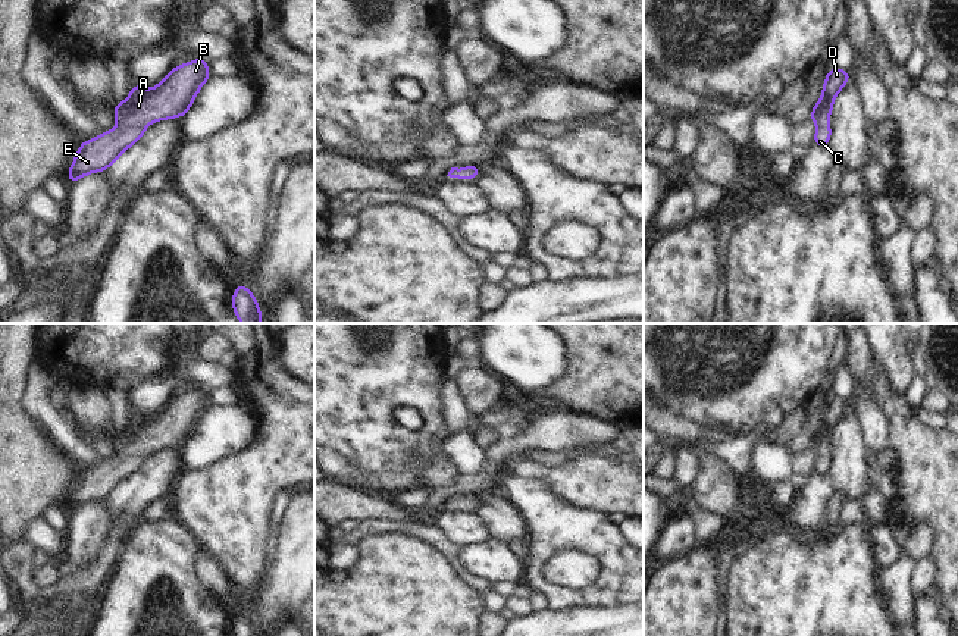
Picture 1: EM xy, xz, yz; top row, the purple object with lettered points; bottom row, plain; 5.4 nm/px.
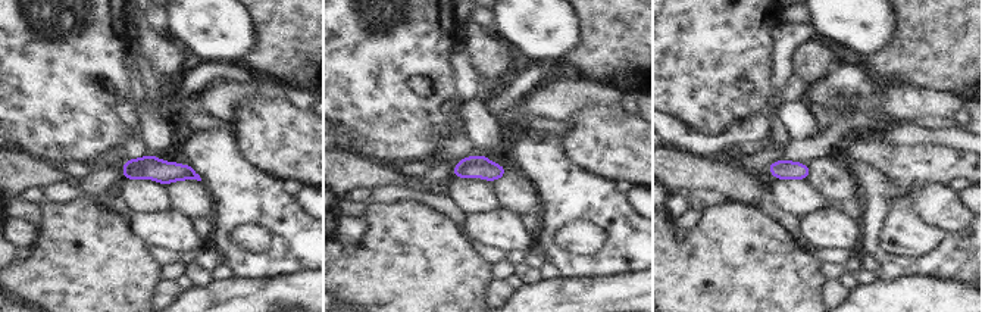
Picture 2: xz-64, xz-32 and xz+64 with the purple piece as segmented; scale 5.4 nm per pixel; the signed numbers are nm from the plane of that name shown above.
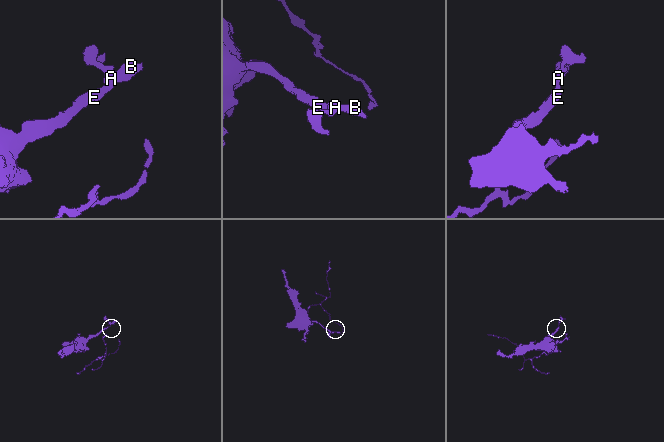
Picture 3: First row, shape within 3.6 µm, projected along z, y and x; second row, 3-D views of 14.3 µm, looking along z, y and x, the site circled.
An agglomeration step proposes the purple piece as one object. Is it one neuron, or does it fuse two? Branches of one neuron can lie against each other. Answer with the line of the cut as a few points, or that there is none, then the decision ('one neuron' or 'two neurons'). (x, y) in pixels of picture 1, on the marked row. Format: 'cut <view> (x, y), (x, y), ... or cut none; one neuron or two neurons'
cut none; one neuron

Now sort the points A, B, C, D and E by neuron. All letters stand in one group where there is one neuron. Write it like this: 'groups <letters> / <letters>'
groups A B C D E

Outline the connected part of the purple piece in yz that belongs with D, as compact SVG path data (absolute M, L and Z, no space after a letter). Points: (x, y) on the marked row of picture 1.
M830 68L829 73L823 84L823 95L818 103L813 107L810 120L818 125L814 134L814 145L827 147L832 137L832 128L827 120L832 115L832 106L835 97L843 88L843 85L852 78L851 73L845 72L840 68Z

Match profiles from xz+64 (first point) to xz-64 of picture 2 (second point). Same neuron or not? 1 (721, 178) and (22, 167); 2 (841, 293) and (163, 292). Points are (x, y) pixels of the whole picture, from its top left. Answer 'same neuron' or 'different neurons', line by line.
1: same neuron
2: same neuron

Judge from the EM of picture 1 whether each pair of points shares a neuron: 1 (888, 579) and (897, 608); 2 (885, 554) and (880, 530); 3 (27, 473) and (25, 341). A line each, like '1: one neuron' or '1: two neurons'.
1: one neuron
2: one neuron
3: one neuron

